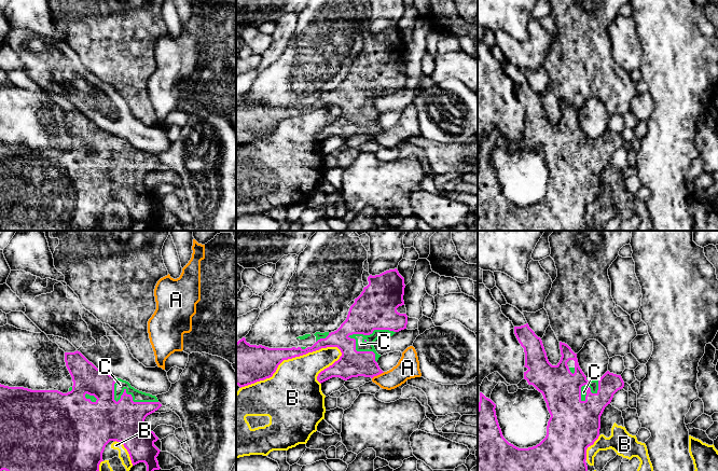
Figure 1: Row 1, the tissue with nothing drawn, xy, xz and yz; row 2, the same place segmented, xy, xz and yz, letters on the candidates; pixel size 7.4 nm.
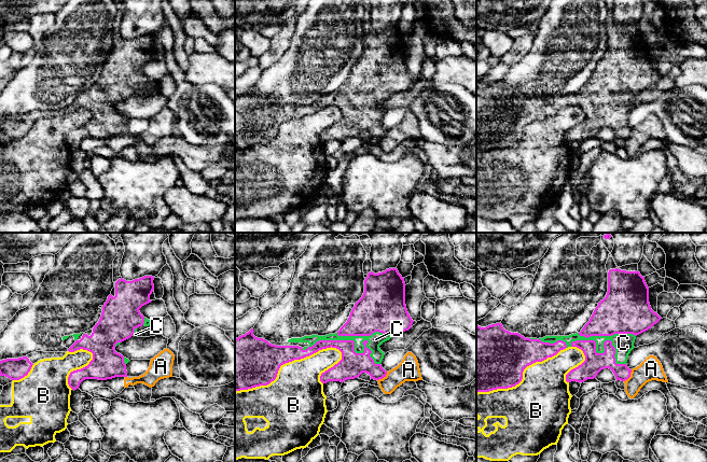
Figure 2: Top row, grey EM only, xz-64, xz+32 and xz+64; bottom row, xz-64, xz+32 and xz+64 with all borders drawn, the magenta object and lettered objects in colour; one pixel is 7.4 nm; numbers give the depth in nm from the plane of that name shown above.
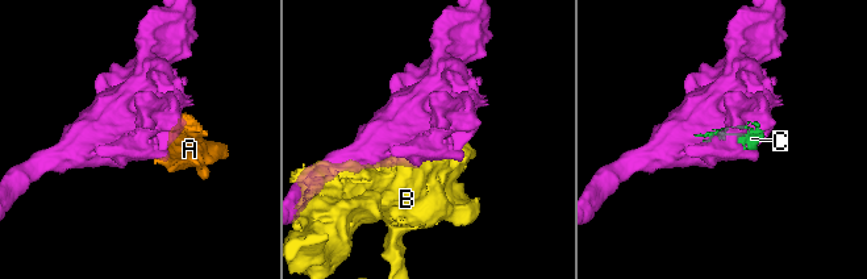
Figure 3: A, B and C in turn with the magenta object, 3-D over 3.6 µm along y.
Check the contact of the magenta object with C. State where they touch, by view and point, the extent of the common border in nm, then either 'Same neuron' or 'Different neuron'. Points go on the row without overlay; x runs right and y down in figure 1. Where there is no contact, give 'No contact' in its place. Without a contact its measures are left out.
Touches magenta at xz (371, 92). Shared border 360 nm. Same neuron

